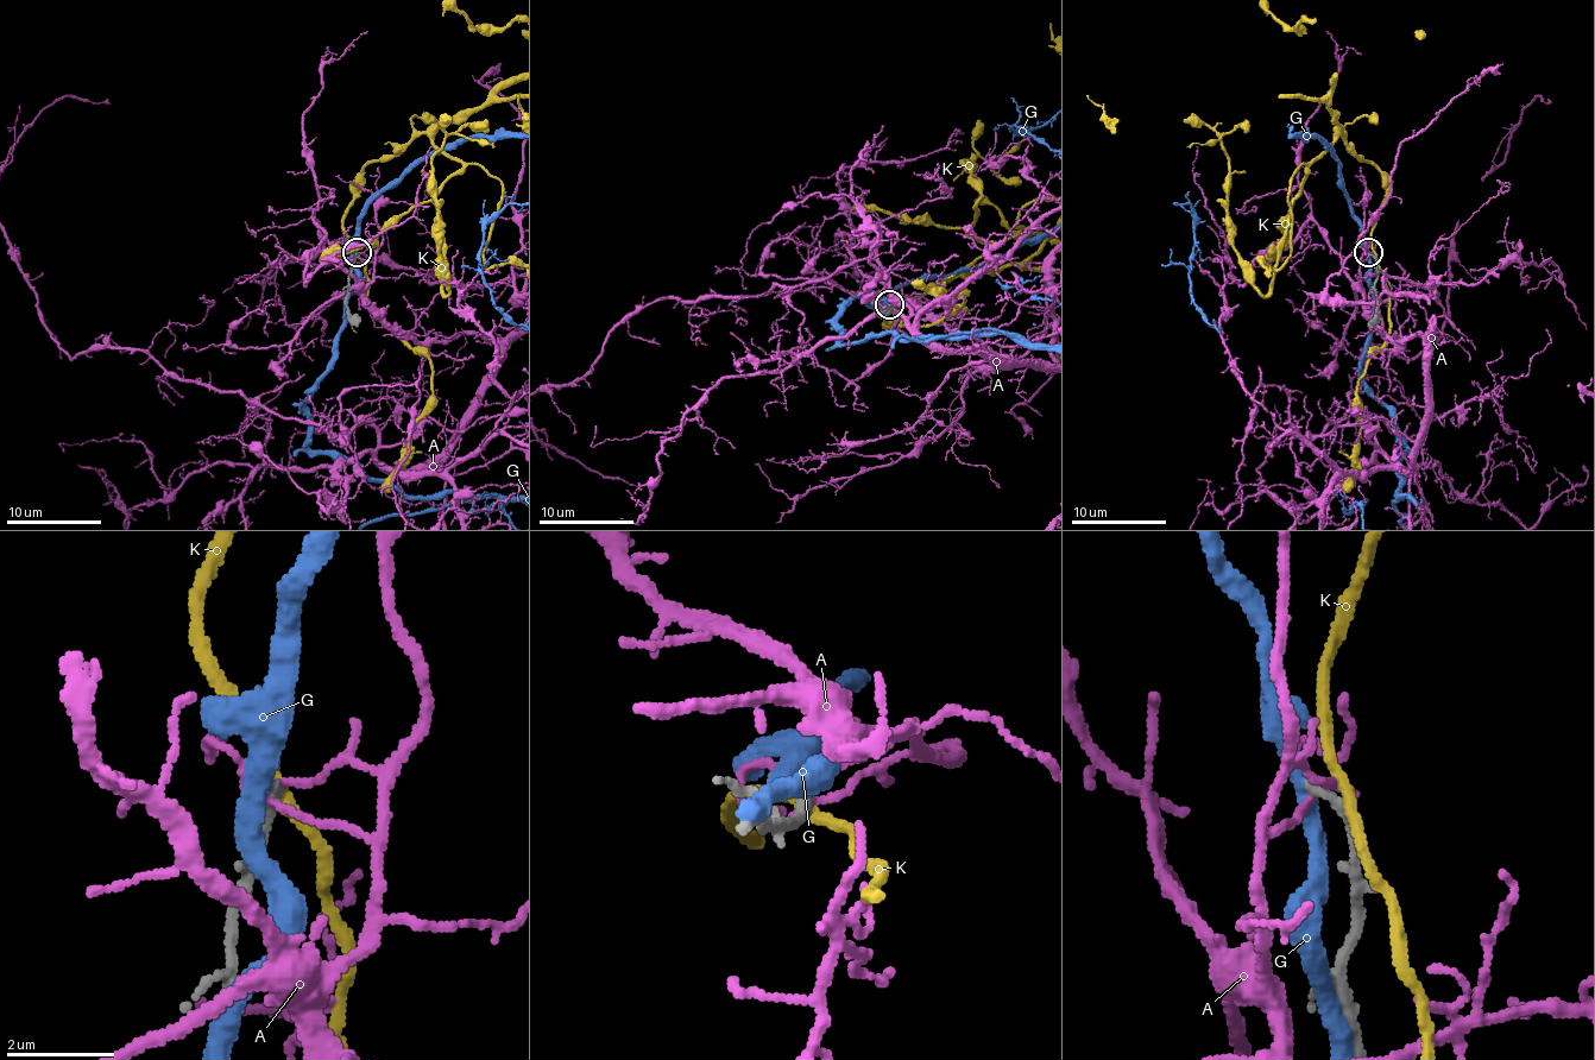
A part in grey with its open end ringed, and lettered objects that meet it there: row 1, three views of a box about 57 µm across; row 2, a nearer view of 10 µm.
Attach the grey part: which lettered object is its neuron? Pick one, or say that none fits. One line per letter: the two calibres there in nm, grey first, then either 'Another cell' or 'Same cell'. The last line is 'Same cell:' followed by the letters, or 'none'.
A: Thickness 200 nm (grey) against 150 nm. Another cell
G: Thickness 190 nm (grey) against 360 nm. Another cell
K: Thickness 240 nm (grey) against 240 nm. Another cell
Same cell: none

